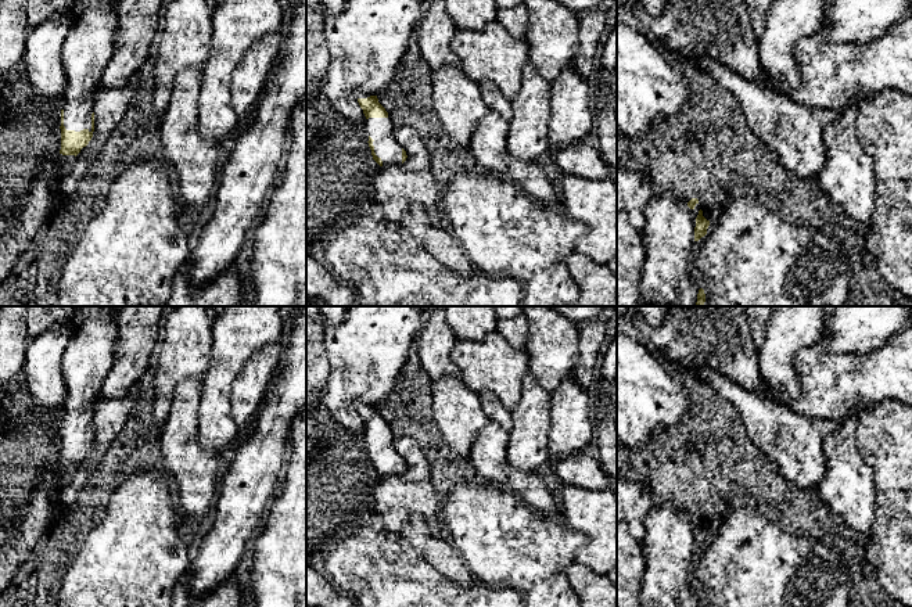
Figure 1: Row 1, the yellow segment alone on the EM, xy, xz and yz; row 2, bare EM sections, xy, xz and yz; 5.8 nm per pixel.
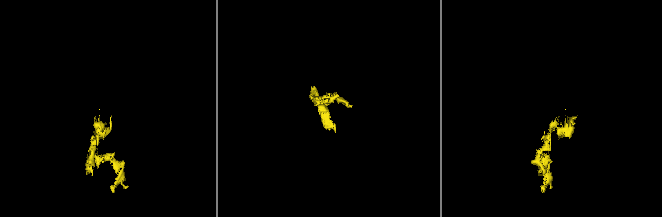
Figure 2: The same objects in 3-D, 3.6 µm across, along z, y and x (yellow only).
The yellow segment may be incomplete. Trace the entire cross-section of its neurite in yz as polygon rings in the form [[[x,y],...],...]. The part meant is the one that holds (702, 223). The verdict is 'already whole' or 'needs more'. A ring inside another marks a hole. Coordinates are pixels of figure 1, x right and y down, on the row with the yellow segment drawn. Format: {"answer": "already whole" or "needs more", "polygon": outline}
{"answer": "already whole", "polygon": [[[699,211],[696,218],[696,227],[694,227],[694,241],[699,241],[701,237],[707,234],[707,229],[710,226],[710,220],[703,216],[703,211]]]}

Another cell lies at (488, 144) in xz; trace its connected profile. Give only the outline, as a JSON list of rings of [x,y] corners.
[[[489,109],[470,137],[468,148],[475,161],[486,172],[513,182],[539,202],[557,202],[553,186],[542,168],[536,162],[523,161],[510,154],[506,144],[507,133],[509,122]]]

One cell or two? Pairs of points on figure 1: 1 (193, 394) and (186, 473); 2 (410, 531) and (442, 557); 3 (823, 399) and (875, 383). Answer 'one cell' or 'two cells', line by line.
1: one cell
2: one cell
3: one cell

